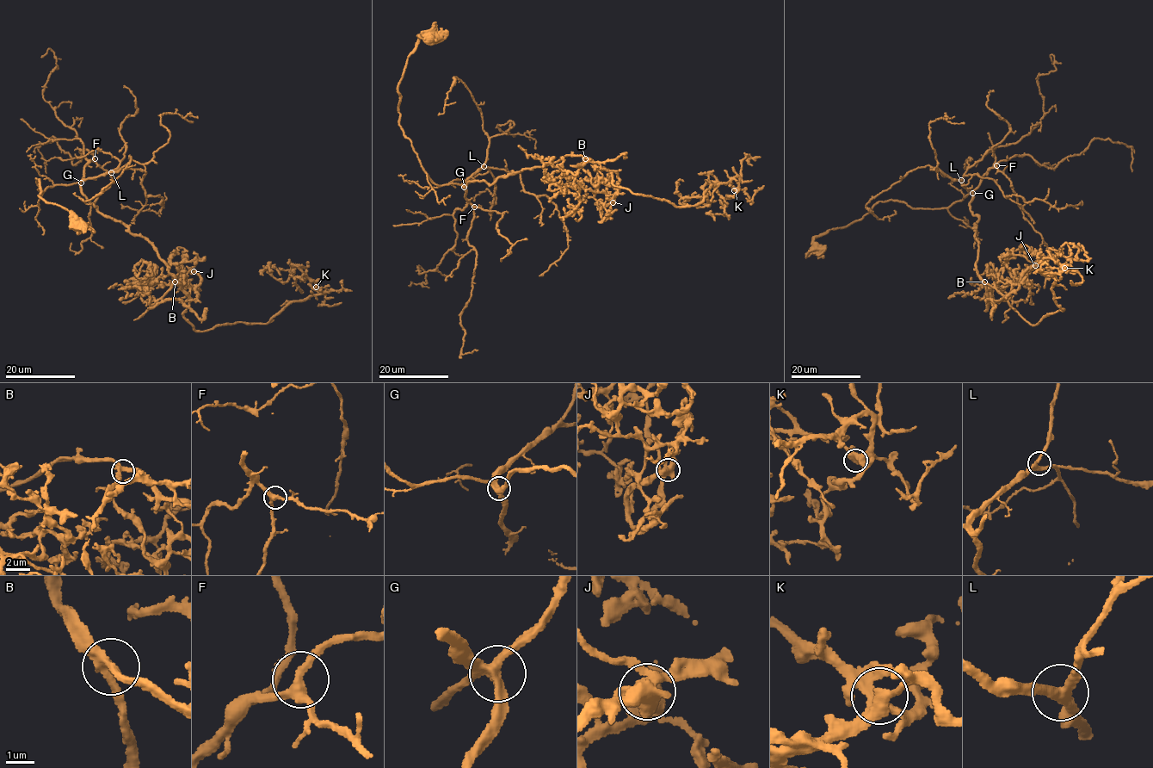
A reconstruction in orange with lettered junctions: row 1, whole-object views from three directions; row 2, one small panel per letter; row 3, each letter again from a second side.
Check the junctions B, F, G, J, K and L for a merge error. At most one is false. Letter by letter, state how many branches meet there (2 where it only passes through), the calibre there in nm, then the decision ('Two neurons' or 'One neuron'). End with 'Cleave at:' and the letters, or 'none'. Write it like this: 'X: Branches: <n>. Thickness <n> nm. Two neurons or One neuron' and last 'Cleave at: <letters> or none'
B: Branches: 3. Thickness 320 nm. One neuron
F: Branches: 3. Thickness 320 nm. One neuron
G: Branches: 4. Thickness 360 nm. One neuron
J: Branches: 4. Thickness 500 nm. Two neurons
K: Branches: 5. Thickness 360 nm. One neuron
L: Branches: 3. Thickness 300 nm. One neuron
Cleave at: J

